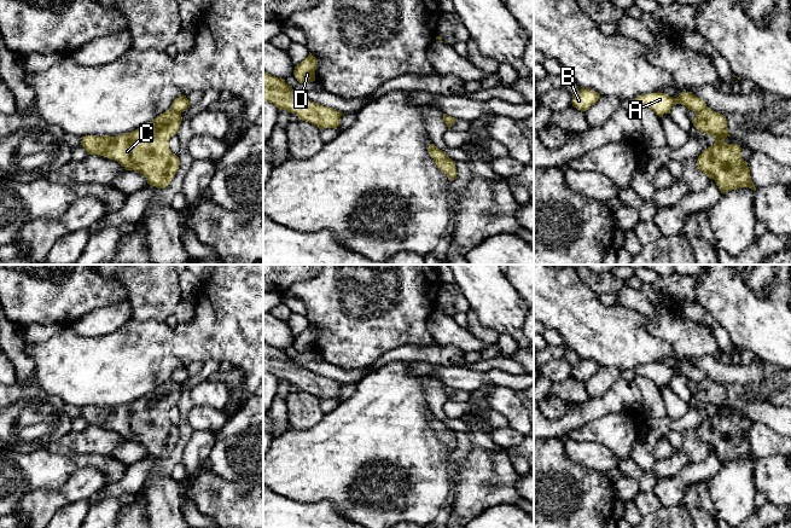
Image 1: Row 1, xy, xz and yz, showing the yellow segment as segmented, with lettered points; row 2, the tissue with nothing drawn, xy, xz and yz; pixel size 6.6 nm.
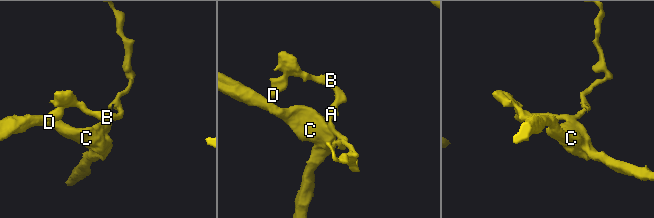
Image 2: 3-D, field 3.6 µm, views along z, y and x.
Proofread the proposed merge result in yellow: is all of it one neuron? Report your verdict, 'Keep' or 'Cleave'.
Cleave

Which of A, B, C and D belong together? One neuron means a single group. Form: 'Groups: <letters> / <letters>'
Groups: A B D / C

